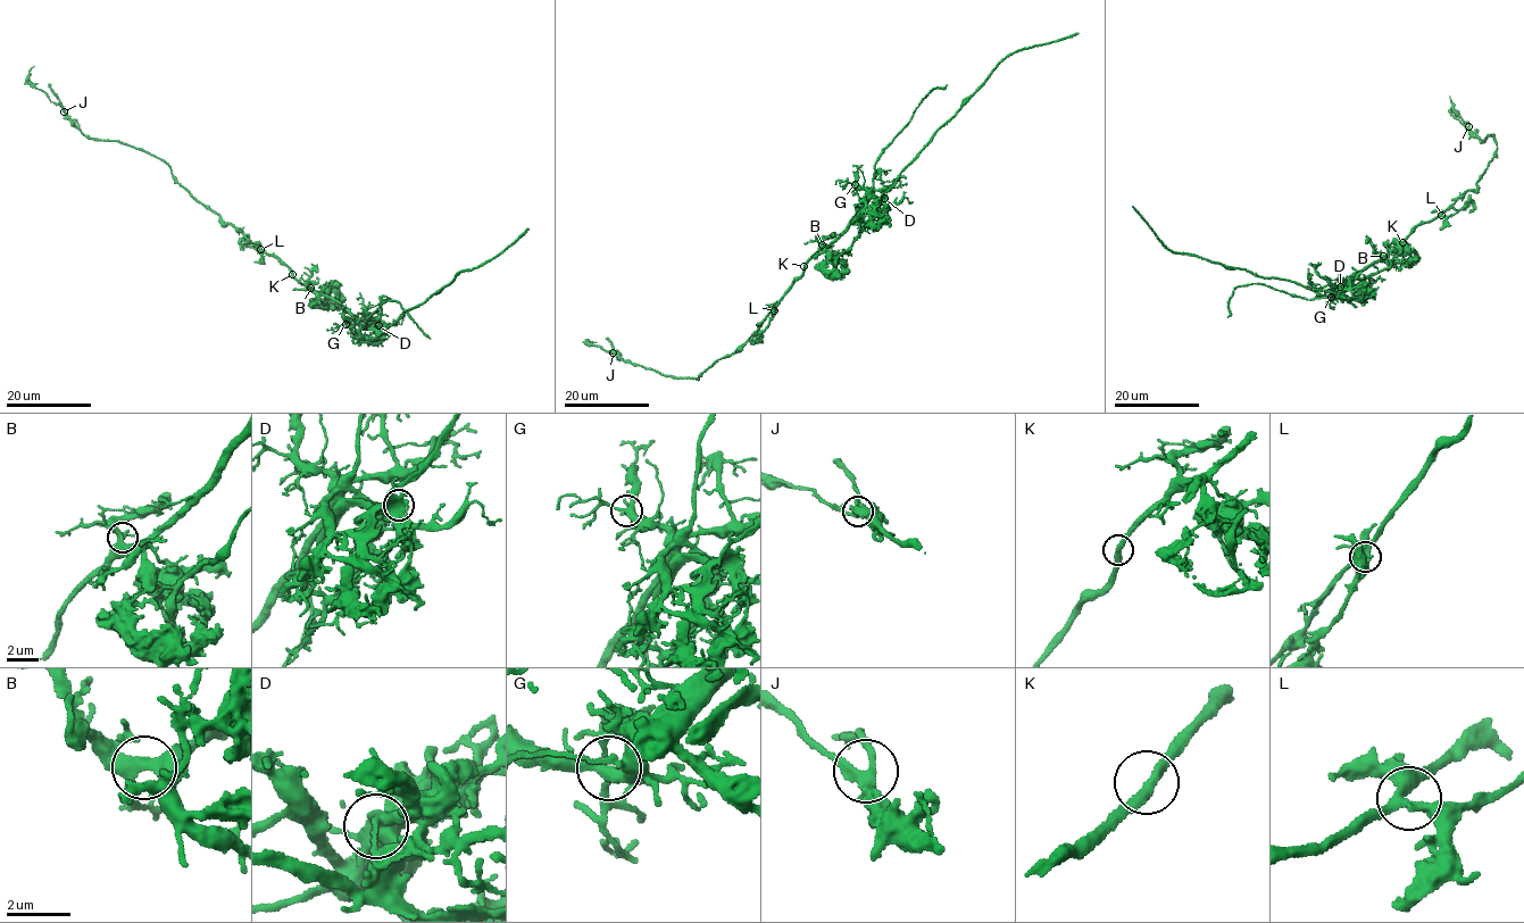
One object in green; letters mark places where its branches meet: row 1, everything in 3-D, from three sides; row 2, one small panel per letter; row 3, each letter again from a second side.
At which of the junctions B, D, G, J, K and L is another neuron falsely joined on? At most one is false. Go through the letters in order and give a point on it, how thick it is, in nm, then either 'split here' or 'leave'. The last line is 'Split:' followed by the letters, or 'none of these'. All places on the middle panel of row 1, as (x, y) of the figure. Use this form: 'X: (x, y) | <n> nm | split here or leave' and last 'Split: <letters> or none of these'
B: (822, 244) | 400 nm | leave
D: (884, 198) | 200 nm | split here
G: (855, 184) | 320 nm | leave
J: (613, 352) | 280 nm | leave
K: (804, 266) | 320 nm | leave
L: (774, 310) | 280 nm | leave
Split: D

